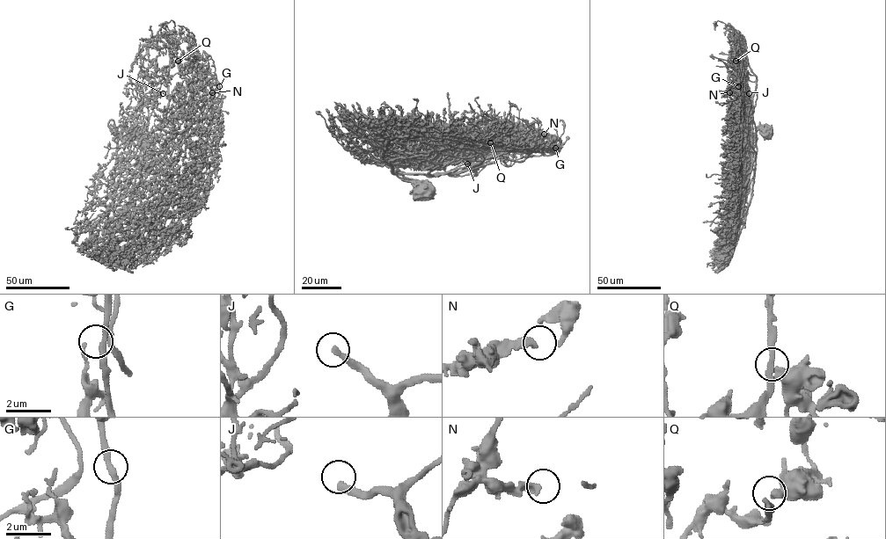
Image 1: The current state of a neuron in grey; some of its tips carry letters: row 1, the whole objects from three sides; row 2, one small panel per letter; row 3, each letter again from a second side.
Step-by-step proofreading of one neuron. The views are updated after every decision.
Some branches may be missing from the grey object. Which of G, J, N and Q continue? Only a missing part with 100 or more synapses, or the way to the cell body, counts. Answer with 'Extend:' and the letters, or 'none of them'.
Extend: J

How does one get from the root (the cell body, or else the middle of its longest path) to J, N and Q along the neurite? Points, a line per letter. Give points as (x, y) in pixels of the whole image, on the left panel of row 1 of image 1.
J: (136, 134), (127, 129), (122, 131), (122, 134), (145, 140), (163, 119), (169, 100), (163, 93)
N: (136, 134), (122, 131), (145, 140), (172, 105), (179, 108), (192, 101), (201, 89), (204, 94), (212, 92)
Q: (136, 134), (122, 131), (122, 134), (145, 140), (163, 119), (169, 100), (165, 80), (180, 70), (178, 61)

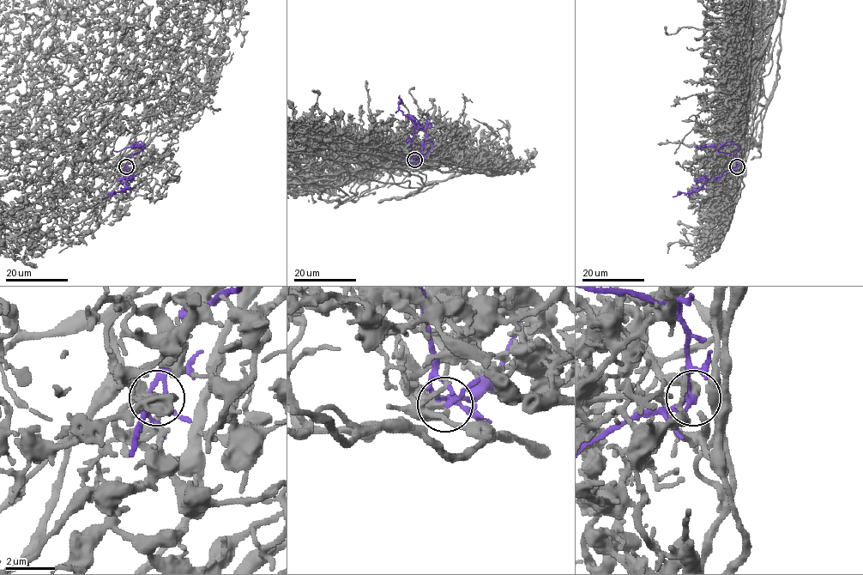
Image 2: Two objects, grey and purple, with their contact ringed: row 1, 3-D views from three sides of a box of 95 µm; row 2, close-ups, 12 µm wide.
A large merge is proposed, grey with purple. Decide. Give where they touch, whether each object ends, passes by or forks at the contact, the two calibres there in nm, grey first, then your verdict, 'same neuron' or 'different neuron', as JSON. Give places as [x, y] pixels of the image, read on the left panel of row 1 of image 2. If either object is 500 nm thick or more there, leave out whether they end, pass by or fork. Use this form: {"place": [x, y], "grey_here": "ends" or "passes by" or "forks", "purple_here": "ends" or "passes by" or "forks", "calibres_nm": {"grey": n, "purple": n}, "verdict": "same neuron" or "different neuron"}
{"place": [126, 166], "grey_here": "passes by", "purple_here": "passes by", "calibres_nm": {"grey": 300, "purple": 150}, "verdict": "different neuron"}

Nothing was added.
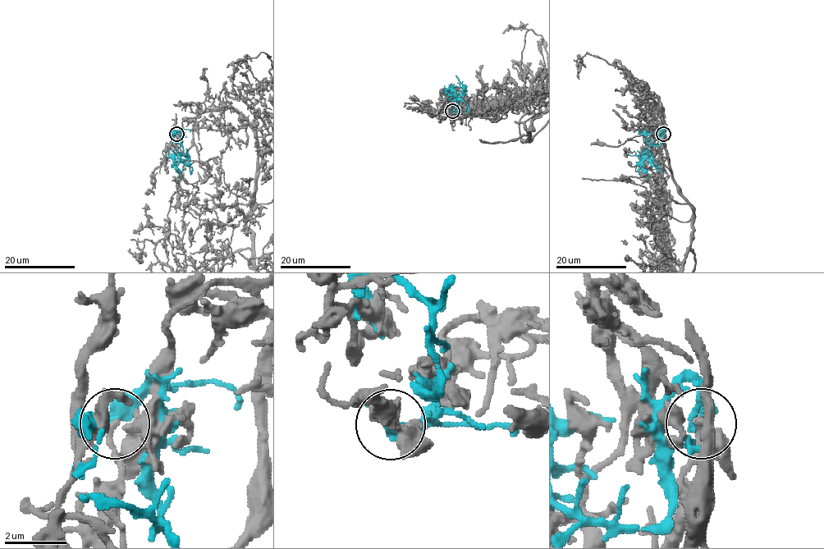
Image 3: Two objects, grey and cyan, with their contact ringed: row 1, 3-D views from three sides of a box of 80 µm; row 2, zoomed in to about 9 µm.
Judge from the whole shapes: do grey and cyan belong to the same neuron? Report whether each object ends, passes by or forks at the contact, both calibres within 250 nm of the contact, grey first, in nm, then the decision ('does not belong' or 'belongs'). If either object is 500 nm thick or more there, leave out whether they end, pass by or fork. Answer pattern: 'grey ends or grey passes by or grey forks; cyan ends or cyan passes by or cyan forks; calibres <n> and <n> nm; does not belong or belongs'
calibres 280 and 500 nm; does not belong

